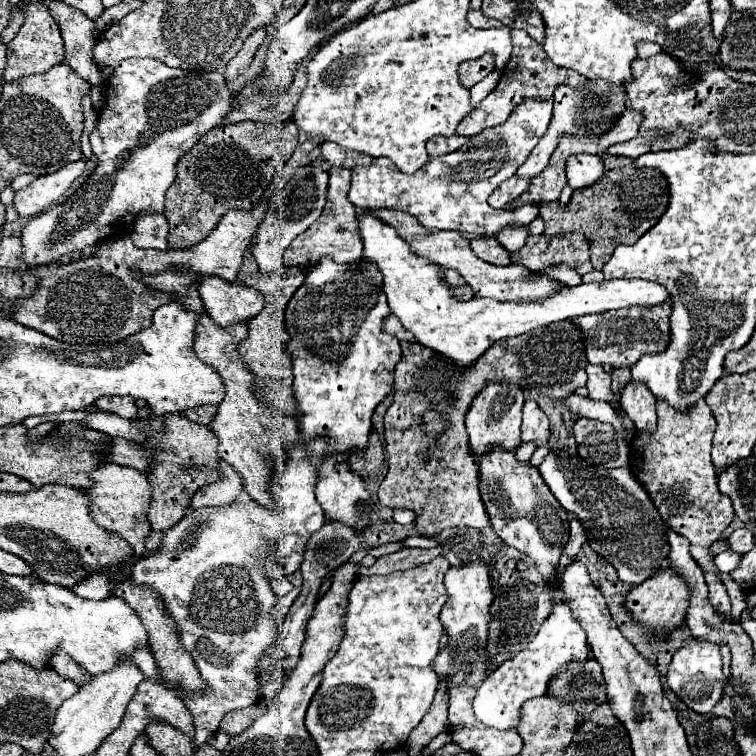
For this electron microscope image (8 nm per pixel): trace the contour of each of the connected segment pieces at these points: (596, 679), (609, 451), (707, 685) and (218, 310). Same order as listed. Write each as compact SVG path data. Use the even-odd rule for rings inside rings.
M589 657L587 661L573 661L559 673L559 677L551 679L551 685L545 693L547 697L559 697L559 701L567 701L573 705L573 709L579 713L579 723L583 723L601 703L607 703L607 683L601 673L601 665L595 657Z
M577 419L573 427L579 457L591 465L605 465L615 469L629 461L629 445L617 437L609 423L593 419Z
M691 639L675 651L675 657L667 671L667 685L673 693L693 711L709 713L723 695L723 673L721 673L721 653L719 645L709 641Z
M205 277L199 283L199 295L205 311L219 327L249 323L263 309L263 297L245 285L227 283L219 277Z

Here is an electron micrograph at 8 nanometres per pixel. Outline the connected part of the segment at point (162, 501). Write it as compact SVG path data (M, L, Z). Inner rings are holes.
M173 413L163 415L163 431L153 431L149 417L137 417L133 421L147 433L145 441L141 441L139 447L145 449L147 457L151 457L151 473L147 473L147 479L151 483L151 505L147 517L153 531L165 531L167 527L183 519L197 489L219 479L217 465L221 457L217 453L217 437L209 427L197 425L183 415Z

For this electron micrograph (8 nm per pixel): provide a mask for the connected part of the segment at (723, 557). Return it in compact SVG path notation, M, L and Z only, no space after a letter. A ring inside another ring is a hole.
M723 551L719 555L715 555L715 567L719 571L724 573L730 573L732 570L737 567L741 555L739 553L733 553L733 551Z

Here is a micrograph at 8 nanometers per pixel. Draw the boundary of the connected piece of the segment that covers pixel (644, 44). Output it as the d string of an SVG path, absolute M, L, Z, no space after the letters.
M639 41L637 43L637 53L639 53L639 59L647 59L651 55L661 53L661 47L655 45L655 43L649 43L649 41Z

